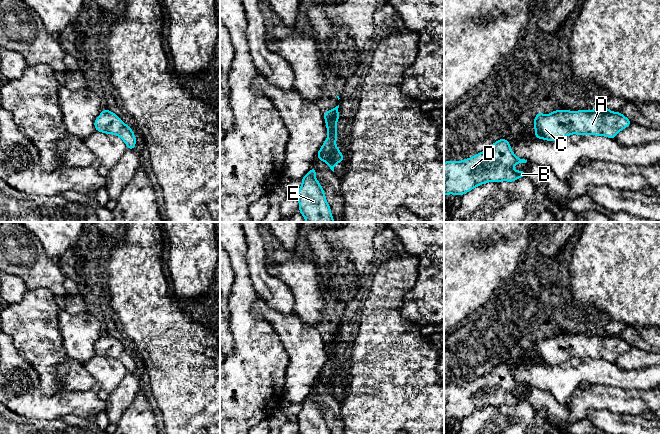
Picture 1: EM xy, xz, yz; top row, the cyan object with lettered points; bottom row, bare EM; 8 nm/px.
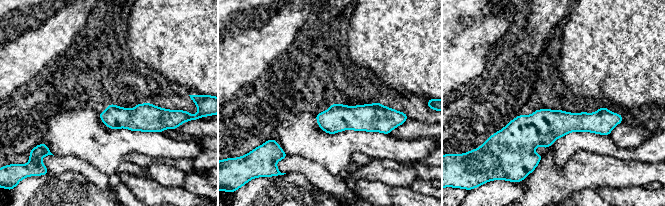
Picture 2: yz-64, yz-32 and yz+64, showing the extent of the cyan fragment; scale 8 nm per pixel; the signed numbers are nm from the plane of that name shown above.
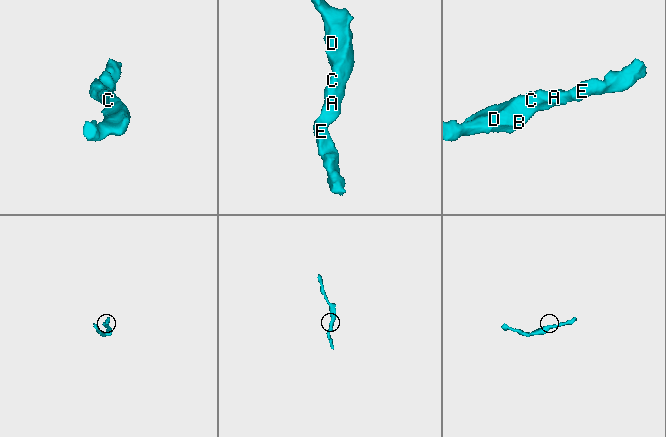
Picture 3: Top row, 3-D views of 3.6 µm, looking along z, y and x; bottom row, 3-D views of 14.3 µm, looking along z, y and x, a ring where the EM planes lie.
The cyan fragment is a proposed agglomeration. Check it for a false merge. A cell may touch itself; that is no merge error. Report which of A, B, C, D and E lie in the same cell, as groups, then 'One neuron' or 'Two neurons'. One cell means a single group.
Groups: A B C D E. One neuron

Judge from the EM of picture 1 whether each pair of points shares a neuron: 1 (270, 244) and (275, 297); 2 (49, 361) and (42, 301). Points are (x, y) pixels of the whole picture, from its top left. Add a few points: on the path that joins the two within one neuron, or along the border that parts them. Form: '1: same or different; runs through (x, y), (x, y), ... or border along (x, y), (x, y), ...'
1: different; border along (265, 255), (266, 271), (280, 279), (291, 292)
2: same; runs through (44, 346), (44, 341), (41, 338), (41, 316)

